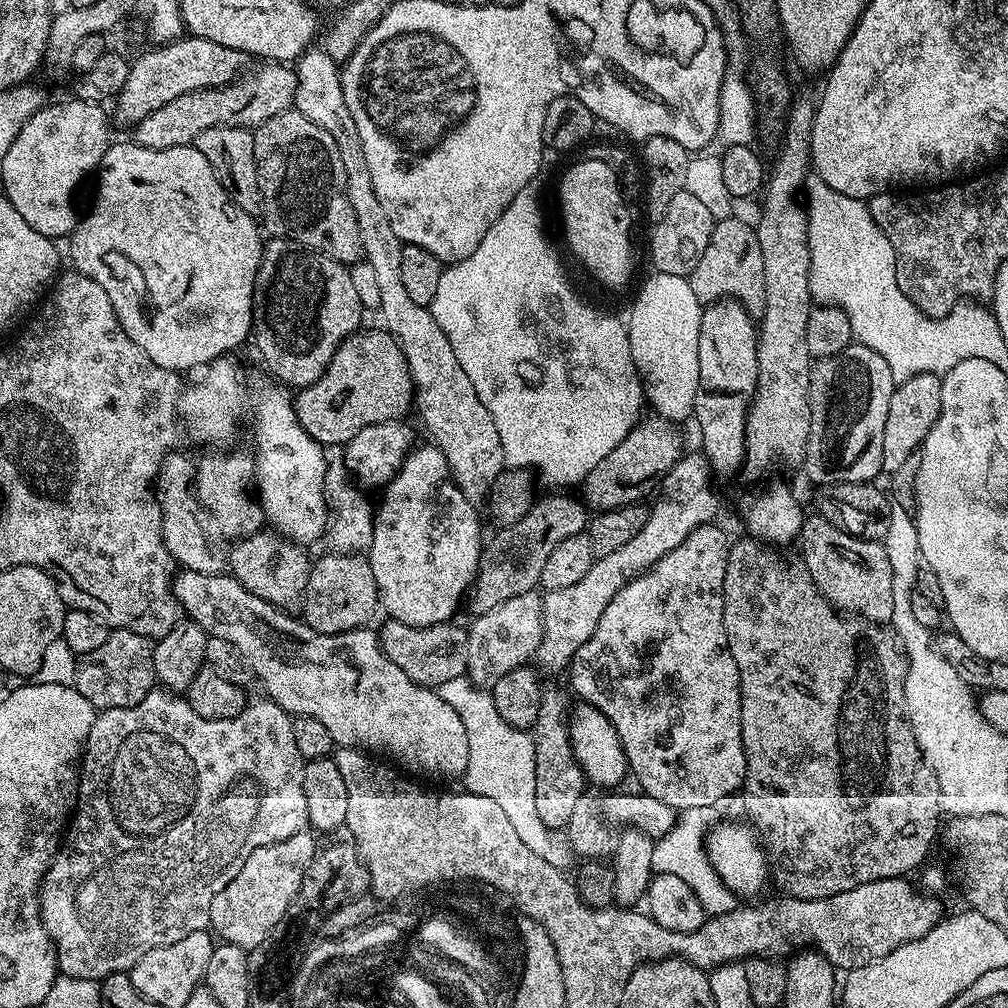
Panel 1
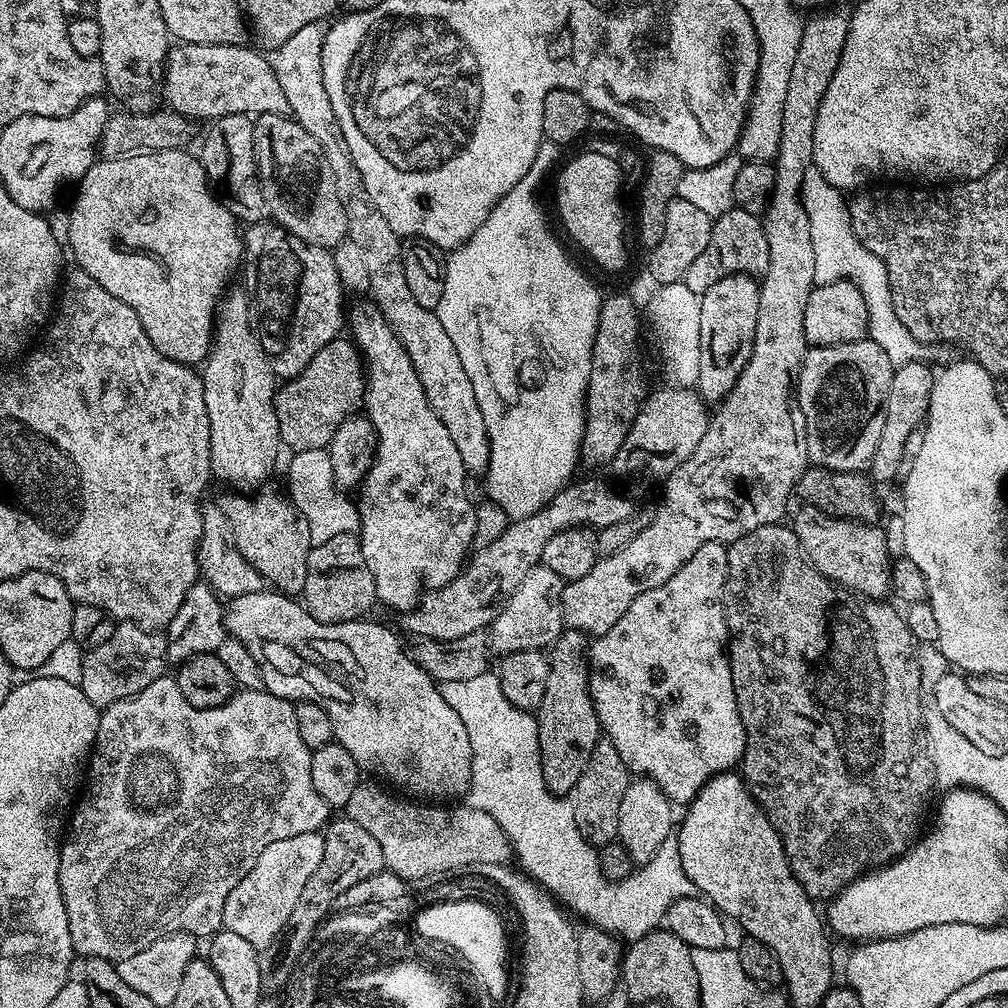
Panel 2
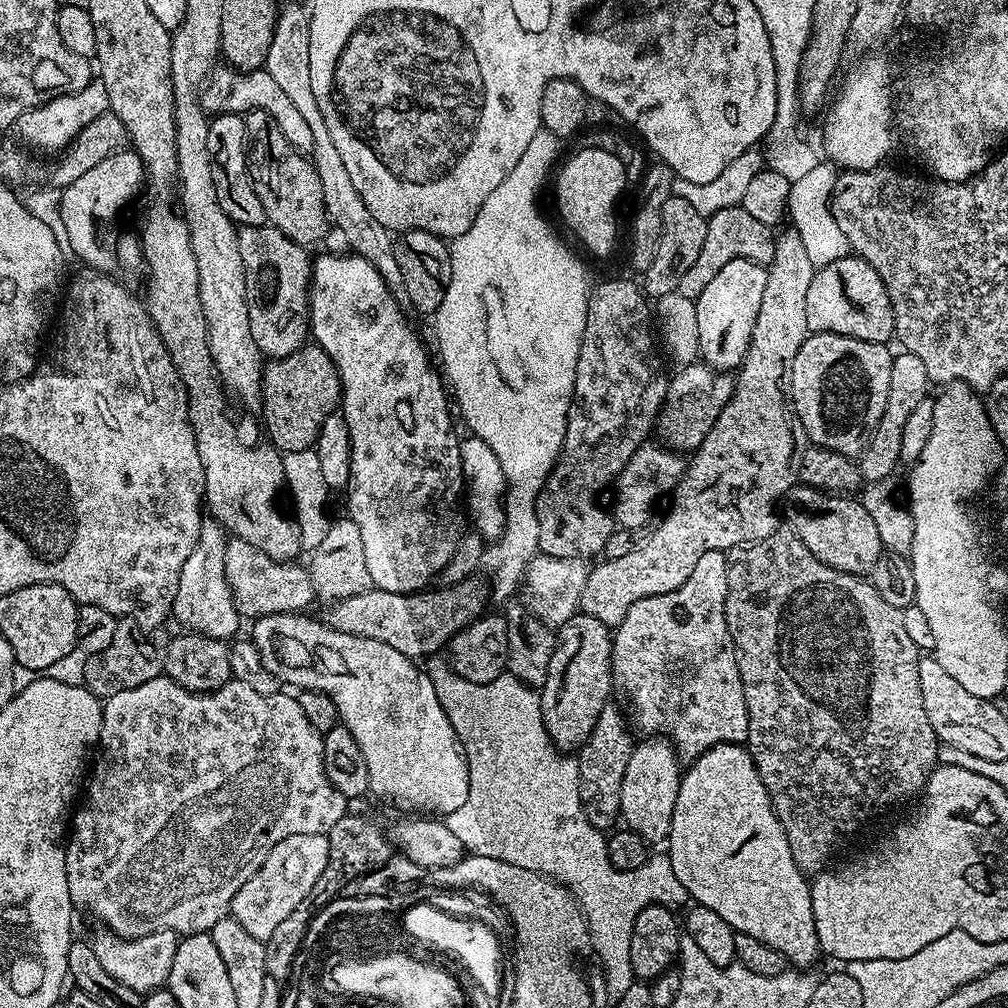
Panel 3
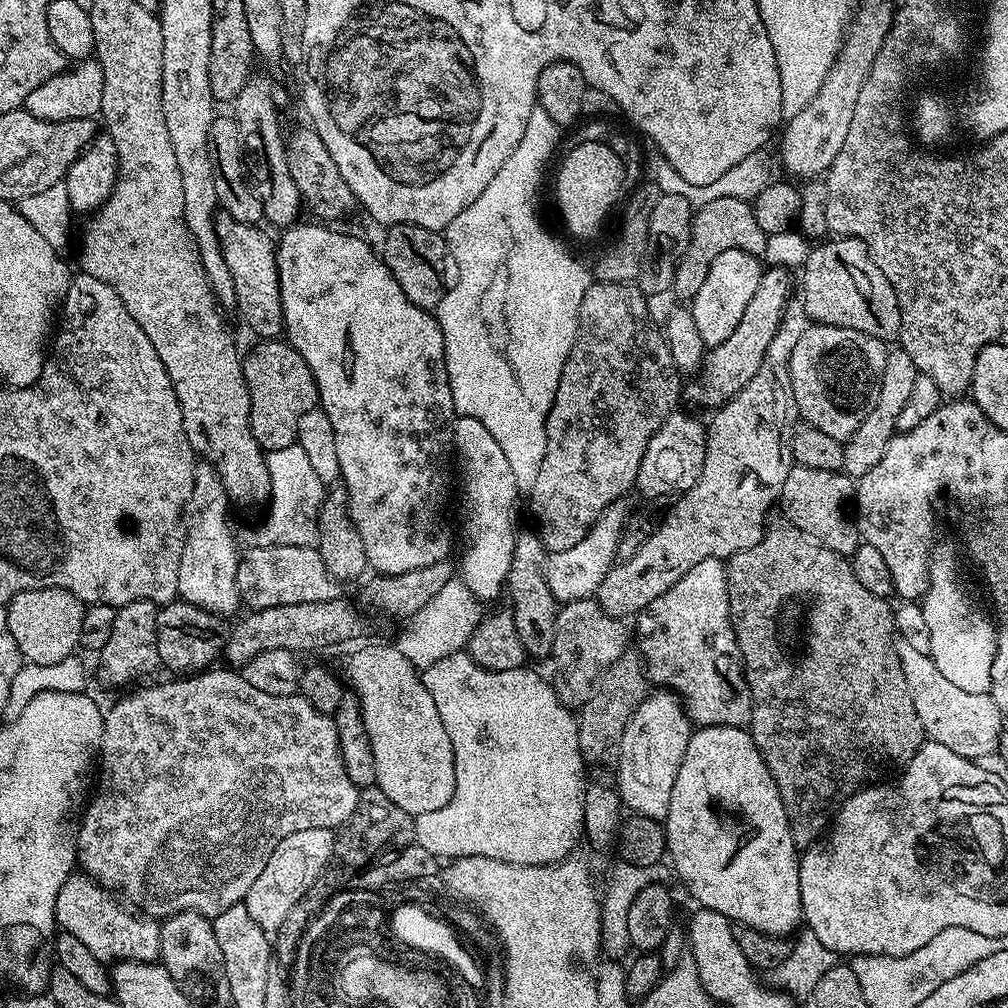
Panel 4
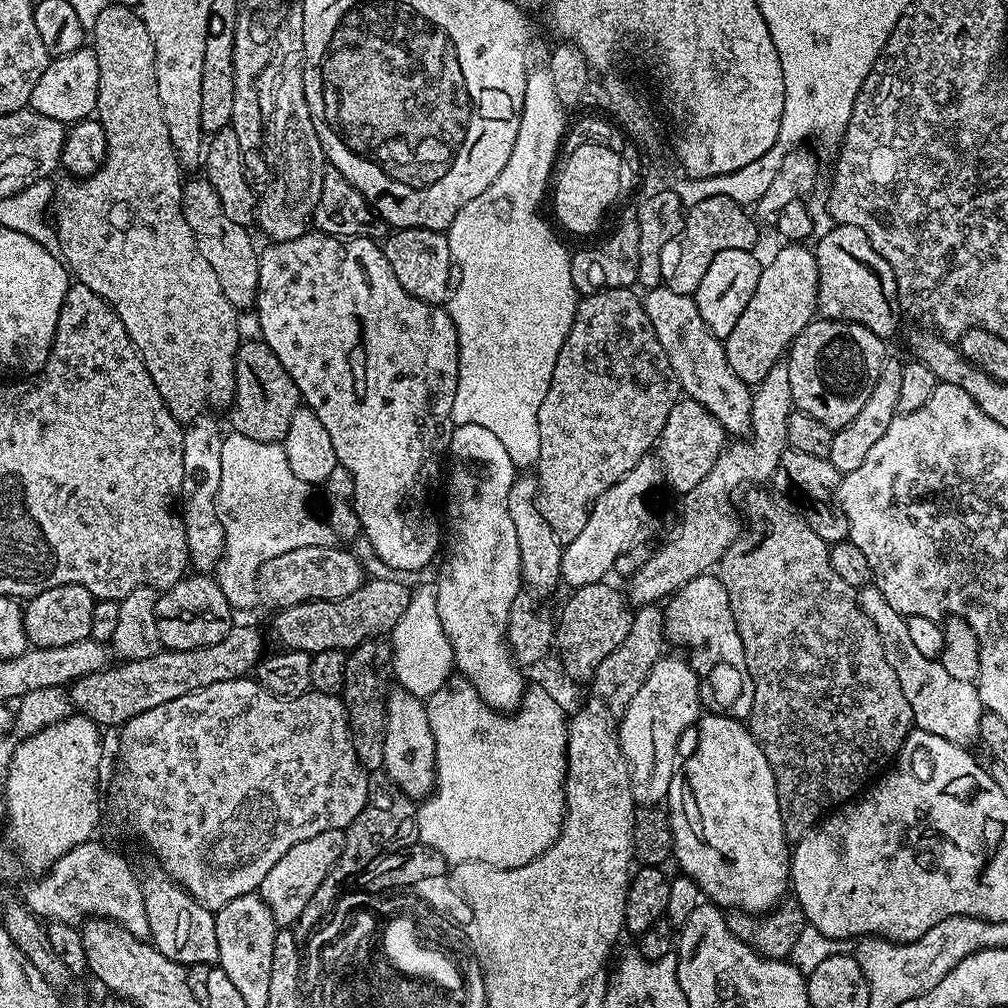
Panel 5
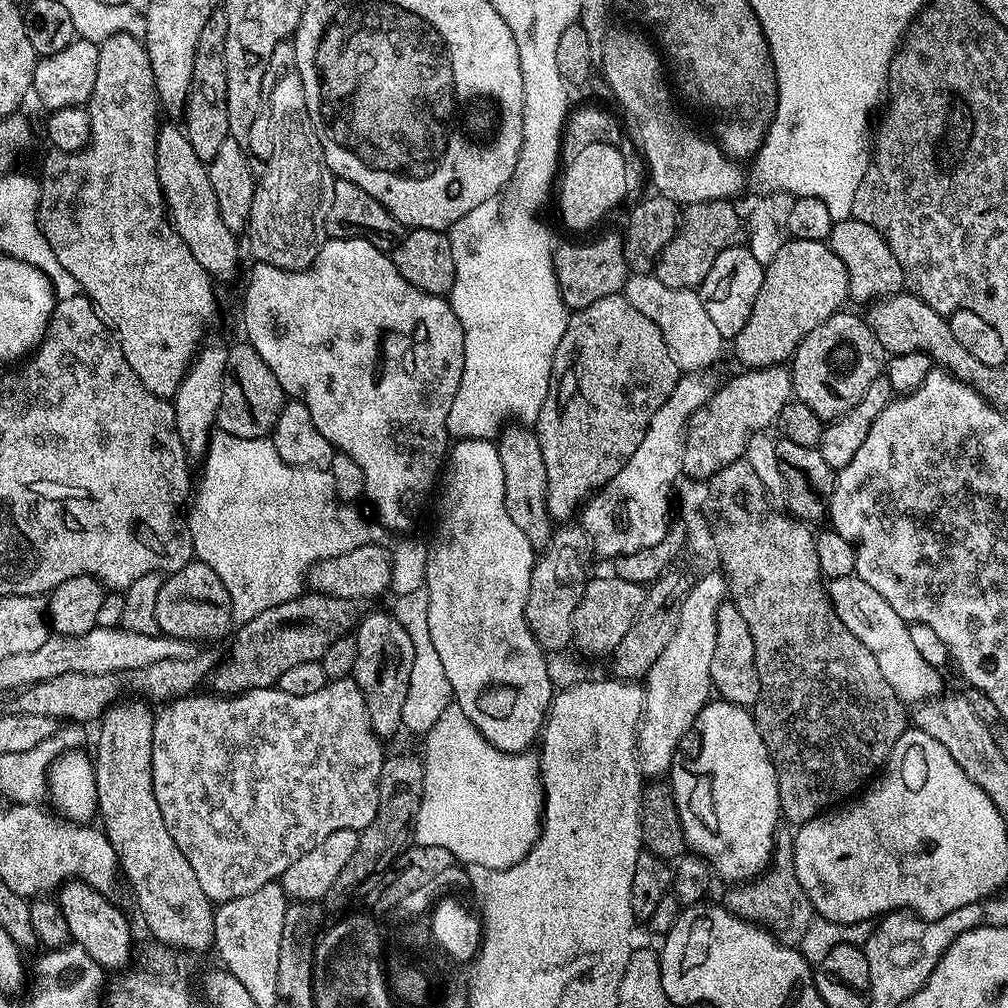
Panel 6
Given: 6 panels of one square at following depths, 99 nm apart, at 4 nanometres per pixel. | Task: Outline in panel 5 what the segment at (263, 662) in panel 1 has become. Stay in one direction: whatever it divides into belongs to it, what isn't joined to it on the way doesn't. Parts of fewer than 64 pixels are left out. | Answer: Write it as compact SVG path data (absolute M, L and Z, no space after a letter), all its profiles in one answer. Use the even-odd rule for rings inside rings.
M403 690L388 693L384 715L384 766L382 769L405 797L420 802L436 787L436 747L425 701Z

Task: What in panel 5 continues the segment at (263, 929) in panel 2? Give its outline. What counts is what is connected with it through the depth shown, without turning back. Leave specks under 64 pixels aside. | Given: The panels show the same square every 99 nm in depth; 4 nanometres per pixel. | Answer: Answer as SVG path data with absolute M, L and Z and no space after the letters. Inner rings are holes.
M327 828L322 834L314 834L306 842L298 842L274 862L270 874L262 878L258 895L270 906L270 914L276 920L277 925L295 925L298 914L302 914L306 902L310 902L310 894L322 886L322 878L330 874L334 862L338 862L338 854L342 854L344 845L344 833L338 828Z

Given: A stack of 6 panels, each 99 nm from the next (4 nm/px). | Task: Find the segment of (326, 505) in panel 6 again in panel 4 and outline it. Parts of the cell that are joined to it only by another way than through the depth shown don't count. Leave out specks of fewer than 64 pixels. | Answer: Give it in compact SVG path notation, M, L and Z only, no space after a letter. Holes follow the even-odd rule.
M298 443L286 446L286 450L267 453L270 474L270 499L267 501L268 517L256 532L255 543L259 546L306 546L313 547L320 539L317 520L322 501L322 485L307 455Z

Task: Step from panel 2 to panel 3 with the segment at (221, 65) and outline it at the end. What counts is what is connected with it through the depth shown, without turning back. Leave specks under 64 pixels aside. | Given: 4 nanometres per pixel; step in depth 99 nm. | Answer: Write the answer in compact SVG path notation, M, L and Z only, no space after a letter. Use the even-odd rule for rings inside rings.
M231 66L220 67L213 67L208 74L208 79L204 82L204 87L200 90L200 105L203 106L205 112L209 114L221 112L243 114L262 110L266 114L270 114L270 118L274 118L274 122L278 122L278 130L282 130L282 134L286 134L286 142L290 146L294 146L302 153L311 153L314 146L314 133L310 131L310 125L306 122L306 118L302 118L302 114L294 106L294 102L290 102L290 97L278 87L278 82L274 82L274 78L270 78L268 71L240 72Z

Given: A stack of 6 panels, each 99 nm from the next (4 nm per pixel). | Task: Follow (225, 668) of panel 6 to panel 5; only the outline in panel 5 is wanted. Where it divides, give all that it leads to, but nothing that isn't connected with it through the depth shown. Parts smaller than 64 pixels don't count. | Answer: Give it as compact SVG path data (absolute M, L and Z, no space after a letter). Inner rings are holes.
M368 578L358 586L358 590L354 590L354 594L346 594L346 598L307 600L298 606L279 609L272 620L272 632L280 639L279 647L293 652L310 653L335 648L351 650L362 642L391 633L412 598L410 588L402 580Z

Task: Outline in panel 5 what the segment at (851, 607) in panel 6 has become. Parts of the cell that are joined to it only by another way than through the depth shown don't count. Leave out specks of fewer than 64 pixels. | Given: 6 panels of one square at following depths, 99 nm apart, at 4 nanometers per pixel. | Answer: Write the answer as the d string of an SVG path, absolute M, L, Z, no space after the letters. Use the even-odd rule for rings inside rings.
M875 586L859 589L858 599L862 611L870 618L870 622L874 622L878 638L882 638L886 662L890 662L890 666L894 666L894 674L898 674L898 686L902 686L902 694L906 694L906 702L910 702L915 727L961 746L975 745L986 711L975 683L954 678L939 659L928 660L926 654L920 653L906 631L905 617L896 612L886 598L882 598Z

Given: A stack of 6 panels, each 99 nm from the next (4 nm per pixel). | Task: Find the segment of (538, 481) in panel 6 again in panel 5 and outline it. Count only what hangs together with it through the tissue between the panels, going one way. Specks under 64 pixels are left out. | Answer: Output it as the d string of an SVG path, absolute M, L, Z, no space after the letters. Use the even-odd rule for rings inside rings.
M520 474L510 486L510 498L506 498L506 510L510 514L510 522L514 522L514 530L518 534L520 579L523 587L536 598L548 596L556 587L561 587L560 563L564 553L559 538L554 534L554 530L550 530L546 518L542 518L542 510L538 510L539 493L540 487L535 475Z

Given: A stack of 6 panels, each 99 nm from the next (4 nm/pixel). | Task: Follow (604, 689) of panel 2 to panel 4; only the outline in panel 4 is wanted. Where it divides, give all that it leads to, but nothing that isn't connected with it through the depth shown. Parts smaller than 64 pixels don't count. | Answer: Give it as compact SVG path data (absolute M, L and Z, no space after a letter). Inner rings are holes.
M706 558L706 562L698 562L690 574L674 582L666 594L654 598L654 602L643 608L634 620L634 644L640 647L638 655L649 681L676 693L689 720L696 726L725 724L731 728L743 728L752 723L752 695L744 677L740 647L729 614L728 570L725 561Z

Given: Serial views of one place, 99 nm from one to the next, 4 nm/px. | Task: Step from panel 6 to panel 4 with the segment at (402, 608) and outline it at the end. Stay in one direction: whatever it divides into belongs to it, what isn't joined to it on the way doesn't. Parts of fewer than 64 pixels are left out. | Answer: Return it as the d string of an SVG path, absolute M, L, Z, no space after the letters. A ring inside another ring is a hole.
M452 577L450 582L442 586L437 597L430 599L421 610L409 617L406 627L396 647L418 670L429 668L434 662L441 661L452 653L463 651L473 636L474 630L484 617L483 603L477 599L463 577Z

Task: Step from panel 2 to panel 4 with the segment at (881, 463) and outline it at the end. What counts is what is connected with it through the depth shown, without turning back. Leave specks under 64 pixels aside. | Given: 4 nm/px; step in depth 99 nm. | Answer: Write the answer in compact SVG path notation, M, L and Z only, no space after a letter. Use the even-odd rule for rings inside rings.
M893 347L886 358L886 366L882 366L882 382L878 390L878 398L874 402L870 414L866 414L866 418L862 418L862 426L858 426L858 430L854 430L852 437L843 441L844 467L842 471L845 476L859 478L862 474L868 473L873 466L878 466L882 454L886 454L886 446L890 446L893 436L897 433L898 414L902 410L902 405L914 391L917 375L914 358L910 358L910 354L906 354L904 348Z

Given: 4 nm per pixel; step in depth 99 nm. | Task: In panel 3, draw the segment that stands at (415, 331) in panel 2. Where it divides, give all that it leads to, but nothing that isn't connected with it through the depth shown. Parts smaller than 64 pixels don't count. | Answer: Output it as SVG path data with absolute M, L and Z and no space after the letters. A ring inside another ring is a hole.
M281 7L276 18L276 28L272 31L272 41L264 59L264 68L270 74L270 78L278 82L278 87L290 97L290 102L294 102L302 118L306 118L306 122L310 125L310 131L314 133L314 146L310 159L320 175L328 219L337 228L343 229L351 251L357 256L366 258L366 262L370 262L370 266L374 266L374 270L382 274L392 295L400 302L407 301L408 295L402 286L402 272L398 270L398 262L394 259L393 233L386 226L382 226L382 222L378 222L374 214L370 214L366 202L362 202L362 194L354 190L354 182L350 182L350 174L347 173L346 166L343 165L342 158L334 147L334 142L330 142L330 130L326 130L322 110L318 110L314 90L310 90L308 50L308 16L300 13L296 8Z

